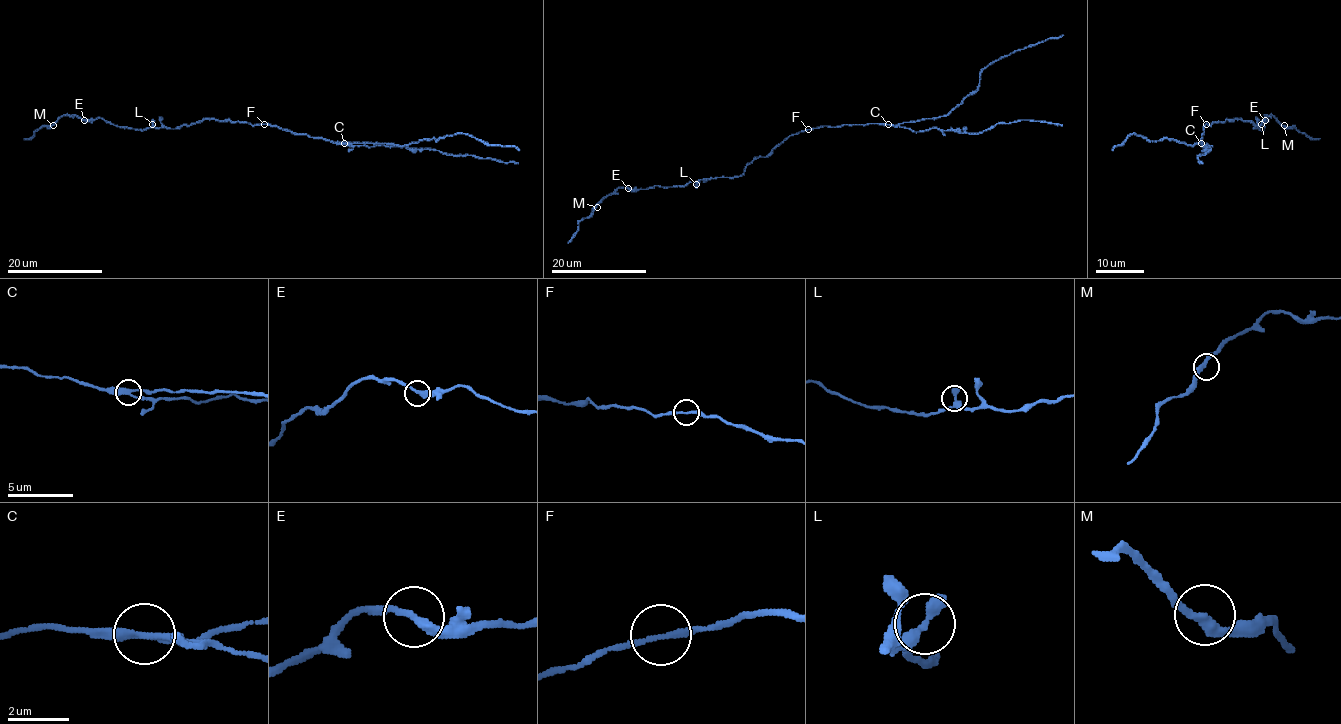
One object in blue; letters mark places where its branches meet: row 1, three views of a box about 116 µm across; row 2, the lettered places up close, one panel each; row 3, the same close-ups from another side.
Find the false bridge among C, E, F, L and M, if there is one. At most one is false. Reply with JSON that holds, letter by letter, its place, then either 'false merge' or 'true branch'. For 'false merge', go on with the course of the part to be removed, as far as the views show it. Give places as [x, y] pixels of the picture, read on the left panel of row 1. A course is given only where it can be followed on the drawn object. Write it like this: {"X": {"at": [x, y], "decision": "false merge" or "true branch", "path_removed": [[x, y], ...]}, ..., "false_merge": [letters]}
{"C": {"at": [344, 143], "decision": "false merge", "path_removed": [[343, 143], [435, 149], [453, 155], [518, 163]]}, "E": {"at": [84, 120], "decision": "true branch"}, "F": {"at": [264, 124], "decision": "true branch"}, "L": {"at": [152, 124], "decision": "true branch"}, "M": {"at": [53, 125], "decision": "true branch"}, "false_merge": ["C"]}

